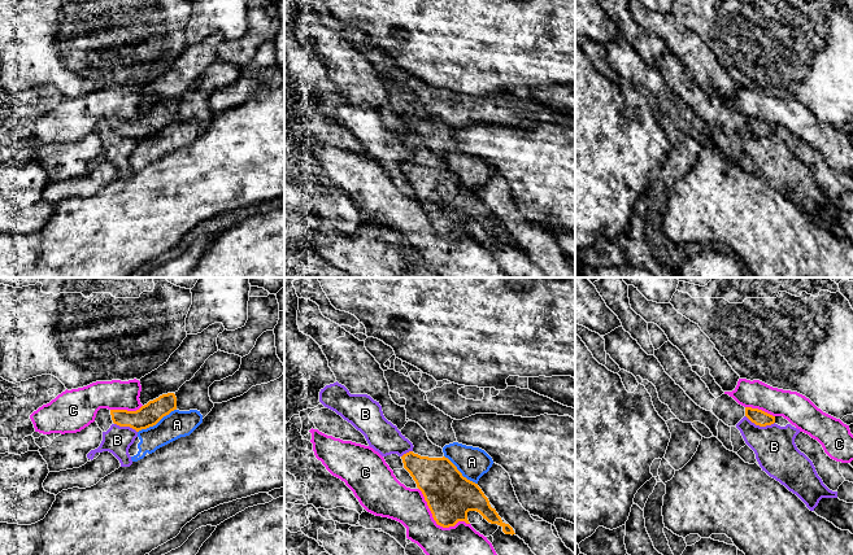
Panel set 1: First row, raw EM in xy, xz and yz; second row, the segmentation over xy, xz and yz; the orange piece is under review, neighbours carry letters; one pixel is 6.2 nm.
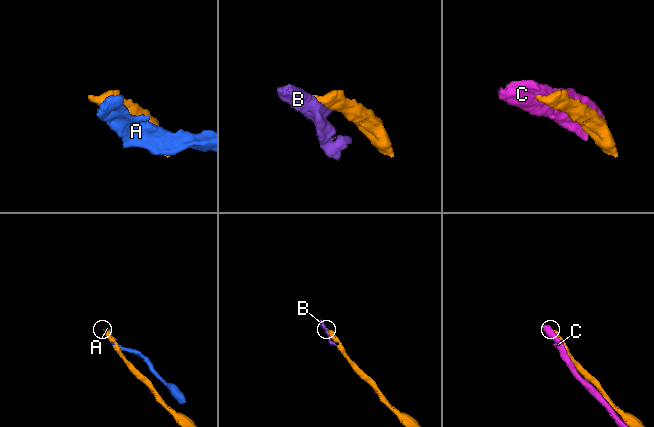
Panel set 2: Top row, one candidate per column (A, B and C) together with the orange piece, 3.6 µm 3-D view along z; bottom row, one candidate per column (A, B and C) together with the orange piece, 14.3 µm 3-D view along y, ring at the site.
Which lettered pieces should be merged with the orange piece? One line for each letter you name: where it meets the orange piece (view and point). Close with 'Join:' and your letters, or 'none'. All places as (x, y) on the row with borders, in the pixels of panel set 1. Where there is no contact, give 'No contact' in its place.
Join: none

